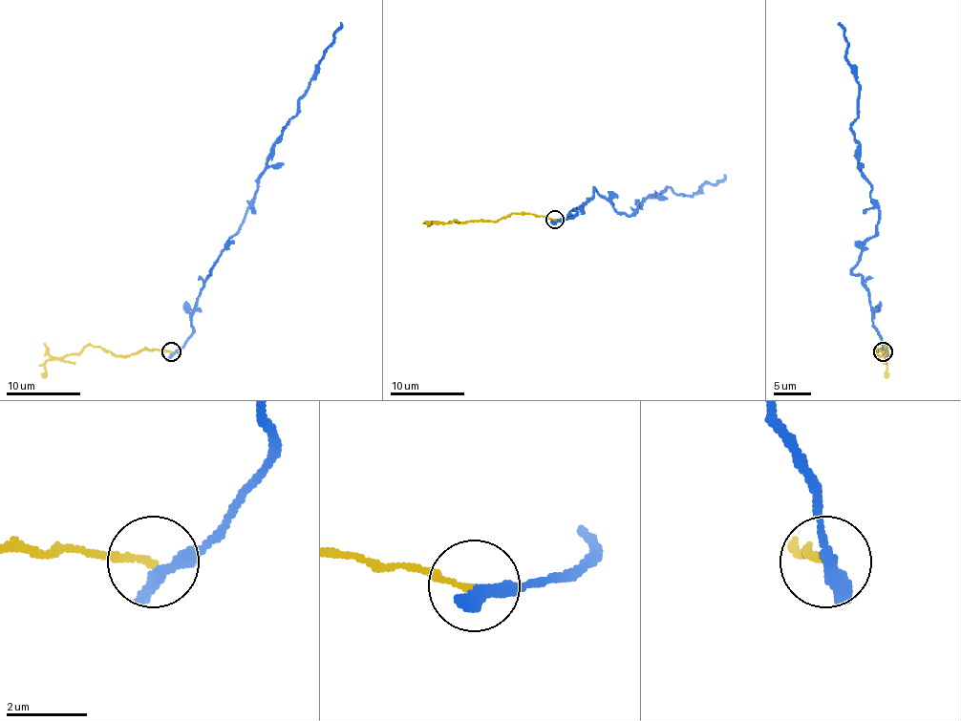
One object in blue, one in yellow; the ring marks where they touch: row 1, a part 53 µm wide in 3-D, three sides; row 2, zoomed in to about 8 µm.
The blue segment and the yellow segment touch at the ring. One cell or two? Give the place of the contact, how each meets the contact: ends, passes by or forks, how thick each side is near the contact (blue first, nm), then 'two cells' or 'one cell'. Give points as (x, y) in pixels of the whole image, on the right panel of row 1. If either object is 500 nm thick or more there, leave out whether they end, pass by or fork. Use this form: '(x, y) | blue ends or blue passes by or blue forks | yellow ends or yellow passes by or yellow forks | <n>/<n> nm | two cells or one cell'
(883, 351) | blue ends | yellow ends | 440/160 nm | two cells

